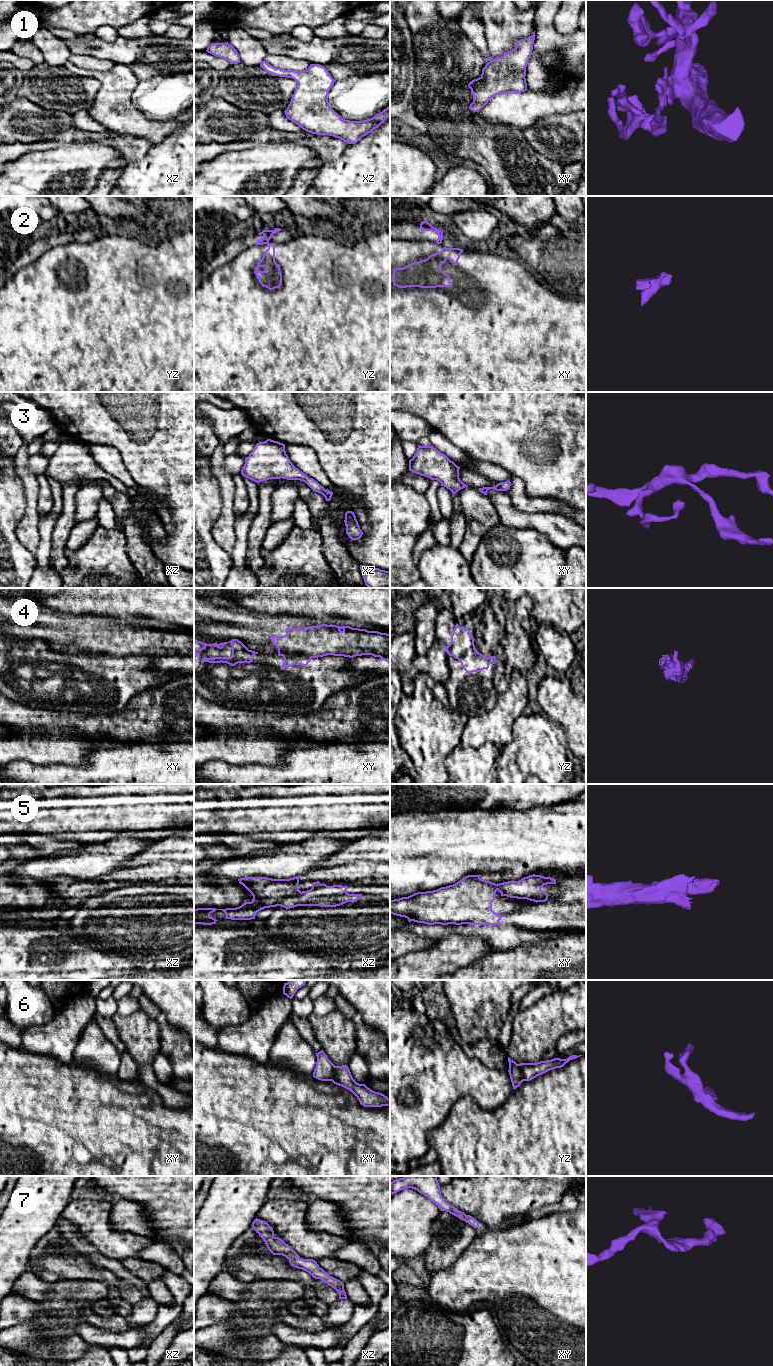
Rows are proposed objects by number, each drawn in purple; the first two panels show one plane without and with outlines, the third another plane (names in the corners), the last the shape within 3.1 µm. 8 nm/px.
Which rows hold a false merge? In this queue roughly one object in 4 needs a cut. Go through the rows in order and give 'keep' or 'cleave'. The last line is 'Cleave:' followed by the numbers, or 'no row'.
1: keep
2: cleave
3: keep
4: cleave
5: cleave
6: cleave
7: keep
Cleave: 2, 4, 5, 6

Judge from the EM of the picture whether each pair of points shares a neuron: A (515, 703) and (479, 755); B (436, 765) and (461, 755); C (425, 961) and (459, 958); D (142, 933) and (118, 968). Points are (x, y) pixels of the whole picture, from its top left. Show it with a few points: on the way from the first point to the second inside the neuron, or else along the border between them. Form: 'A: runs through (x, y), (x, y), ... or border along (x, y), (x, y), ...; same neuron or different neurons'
A: border along (496, 745), (485, 742), (478, 747), (465, 748); different neurons
B: border along (459, 744), (445, 760), (447, 773); different neurons
C: runs through (433, 958), (451, 958); same neuron
D: border along (119, 952), (122, 953); different neurons

